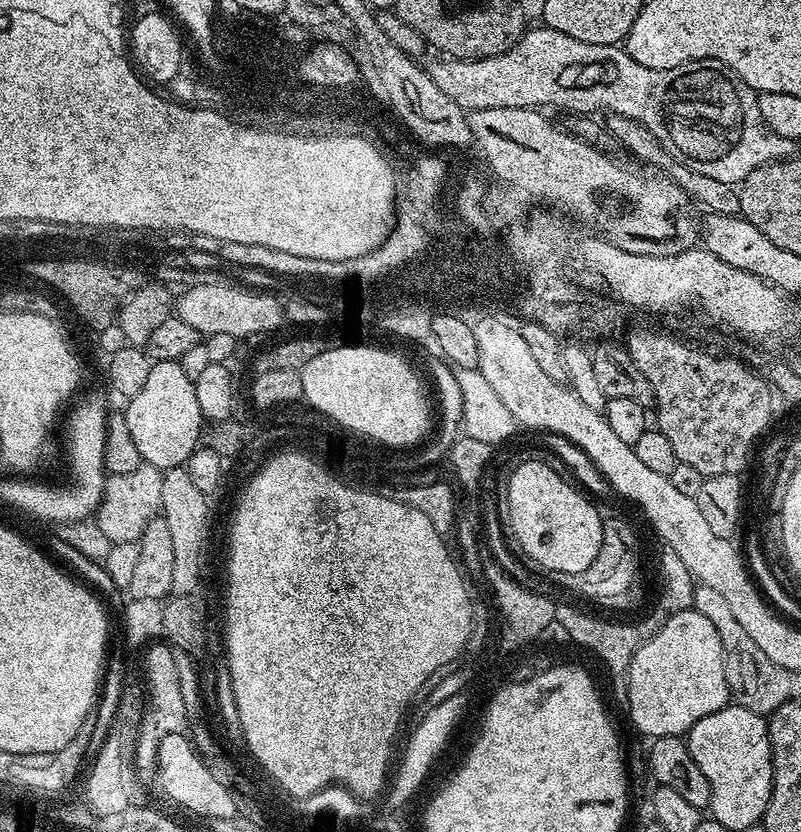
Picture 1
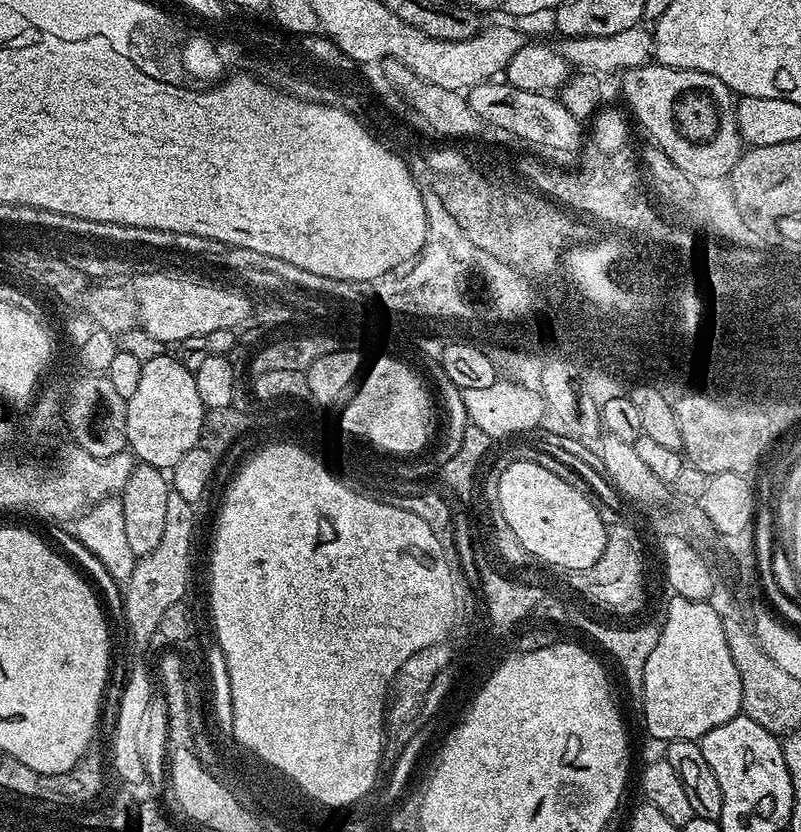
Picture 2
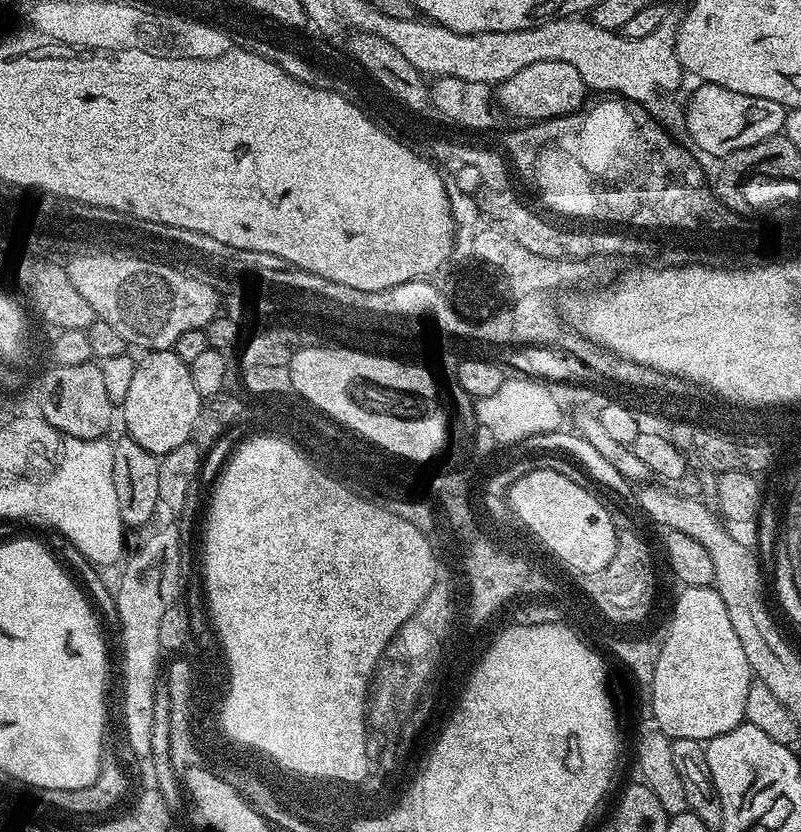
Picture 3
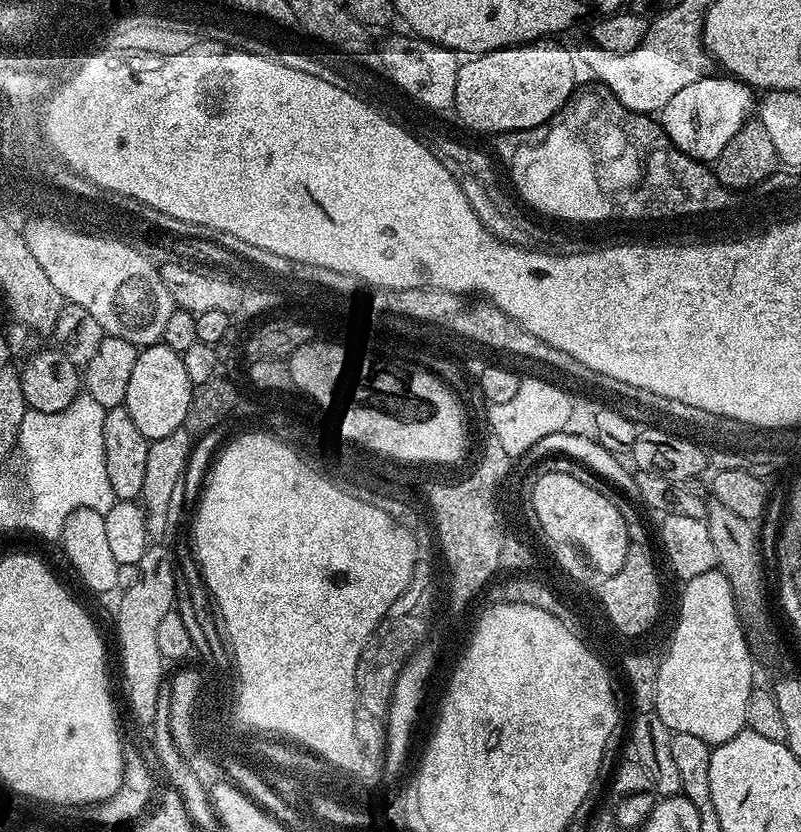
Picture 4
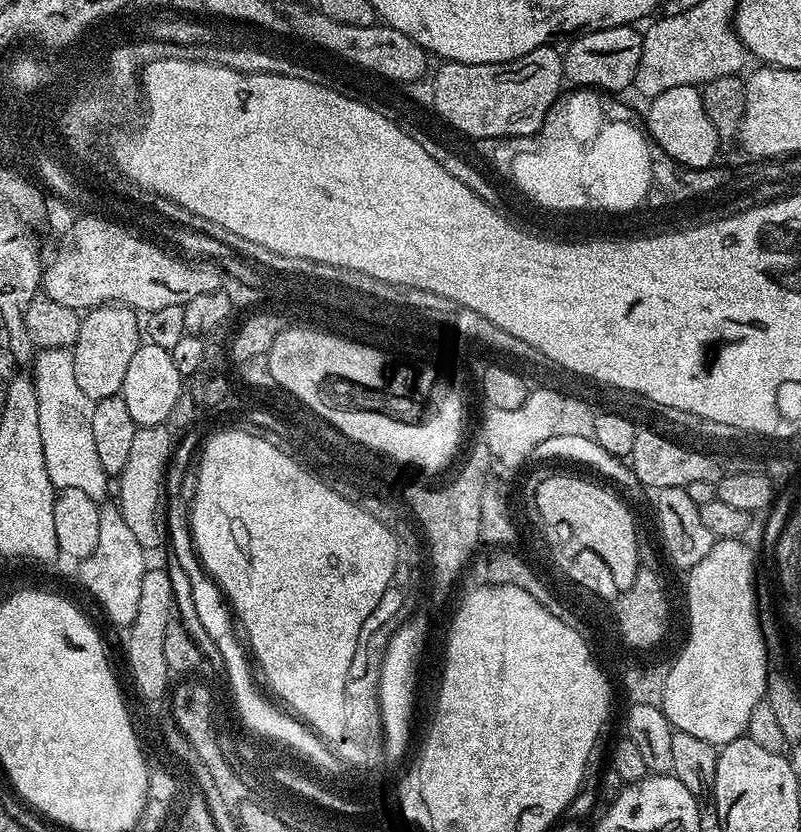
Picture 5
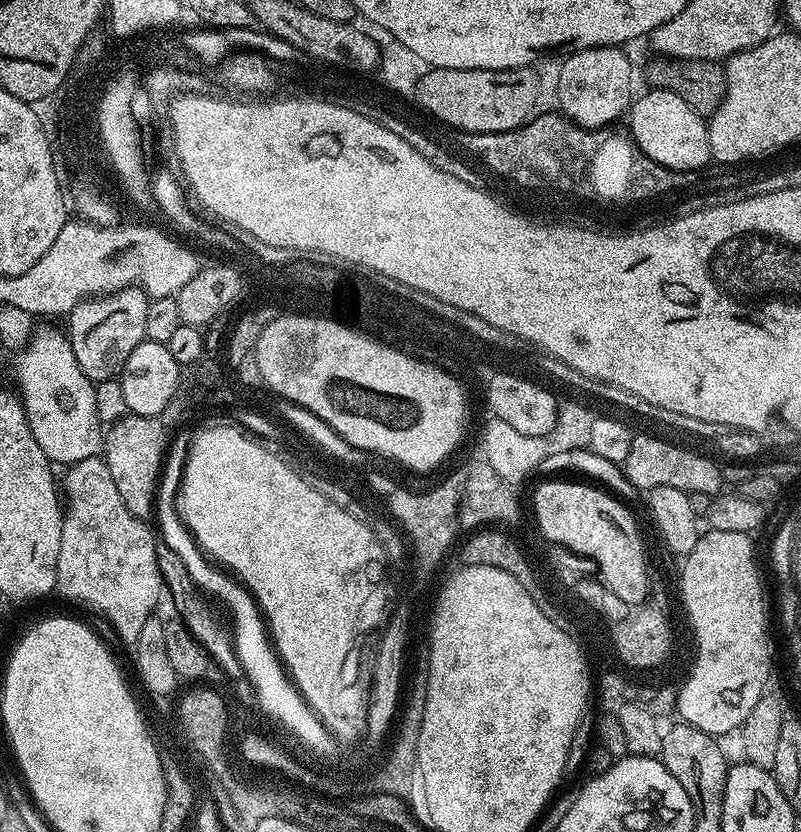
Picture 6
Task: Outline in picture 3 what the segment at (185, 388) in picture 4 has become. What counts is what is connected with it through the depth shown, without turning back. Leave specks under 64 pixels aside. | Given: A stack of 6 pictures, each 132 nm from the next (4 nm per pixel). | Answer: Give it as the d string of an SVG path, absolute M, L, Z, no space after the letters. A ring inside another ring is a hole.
M175 350L148 352L139 357L130 391L122 405L127 435L134 442L157 457L165 456L174 446L182 446L192 439L194 422L198 418L202 401L194 390L188 364L178 358Z

